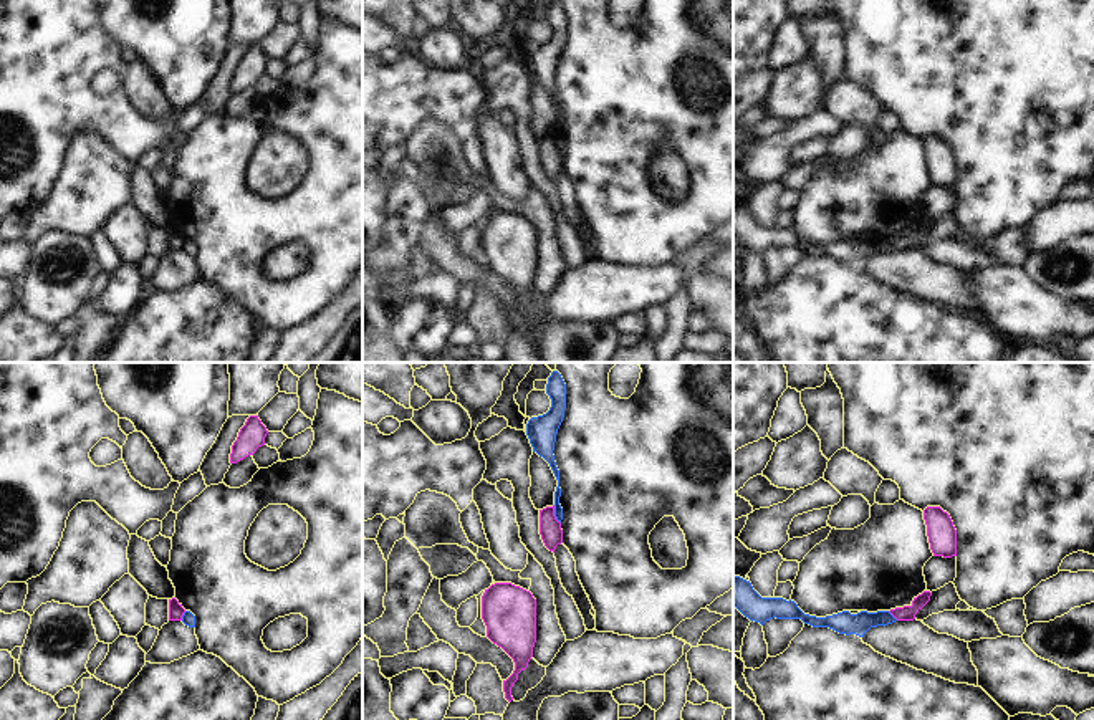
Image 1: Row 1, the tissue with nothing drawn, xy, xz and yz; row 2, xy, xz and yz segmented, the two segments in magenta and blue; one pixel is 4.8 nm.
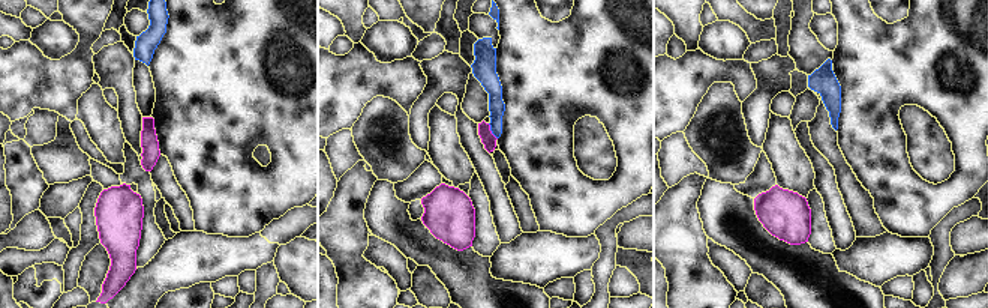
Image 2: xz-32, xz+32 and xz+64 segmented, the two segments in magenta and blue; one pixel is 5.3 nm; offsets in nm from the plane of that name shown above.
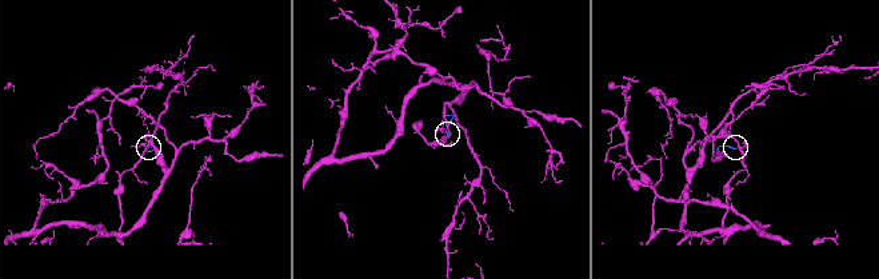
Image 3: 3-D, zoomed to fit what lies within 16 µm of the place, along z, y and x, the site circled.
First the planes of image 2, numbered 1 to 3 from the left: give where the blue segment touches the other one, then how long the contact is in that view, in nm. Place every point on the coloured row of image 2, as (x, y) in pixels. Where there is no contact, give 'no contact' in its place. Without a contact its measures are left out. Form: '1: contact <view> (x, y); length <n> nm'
1: no contact
2: contact xz+32 (491, 131); length 100 nm
3: no contact

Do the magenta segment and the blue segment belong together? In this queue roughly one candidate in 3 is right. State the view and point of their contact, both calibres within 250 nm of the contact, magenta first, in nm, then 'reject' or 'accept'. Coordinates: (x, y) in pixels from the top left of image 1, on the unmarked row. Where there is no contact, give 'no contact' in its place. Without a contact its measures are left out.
xz (553, 144) | 110/50 nm | reject

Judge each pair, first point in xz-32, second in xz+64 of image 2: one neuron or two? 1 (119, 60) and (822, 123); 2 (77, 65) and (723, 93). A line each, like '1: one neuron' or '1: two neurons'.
1: two neurons
2: two neurons

